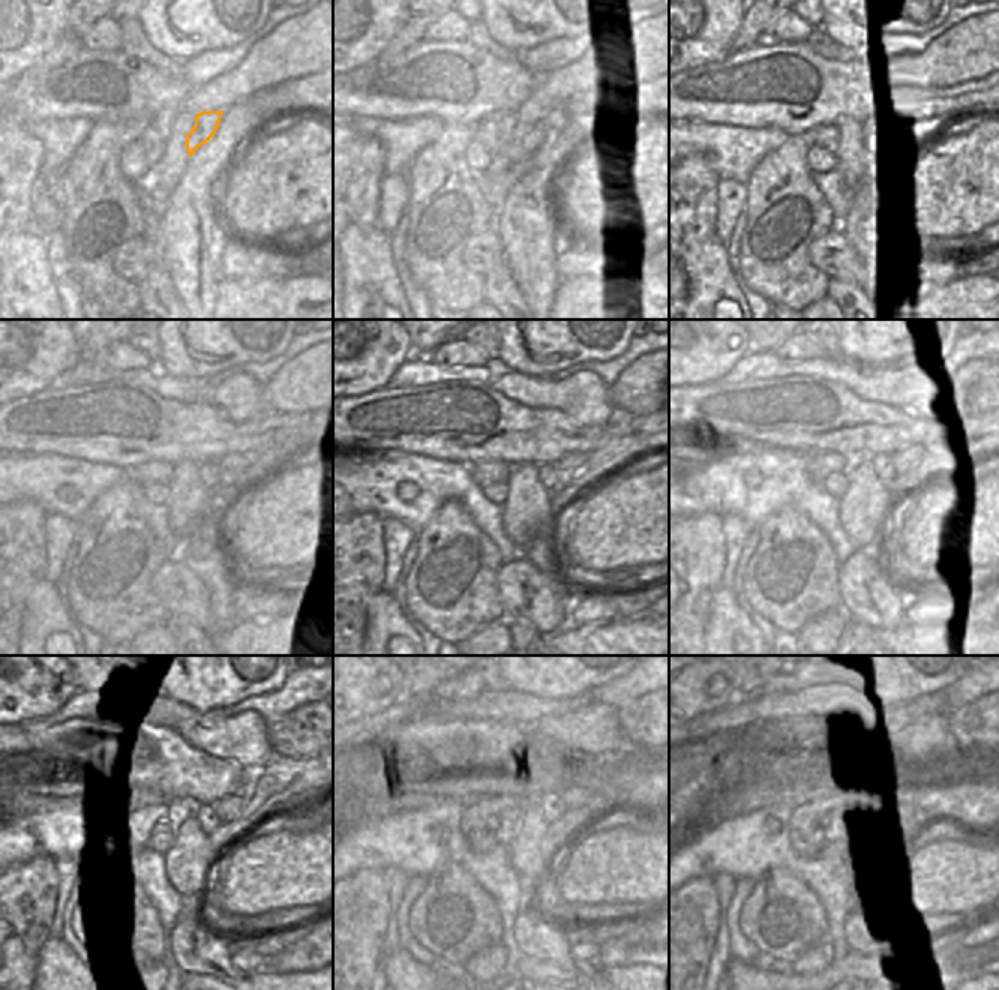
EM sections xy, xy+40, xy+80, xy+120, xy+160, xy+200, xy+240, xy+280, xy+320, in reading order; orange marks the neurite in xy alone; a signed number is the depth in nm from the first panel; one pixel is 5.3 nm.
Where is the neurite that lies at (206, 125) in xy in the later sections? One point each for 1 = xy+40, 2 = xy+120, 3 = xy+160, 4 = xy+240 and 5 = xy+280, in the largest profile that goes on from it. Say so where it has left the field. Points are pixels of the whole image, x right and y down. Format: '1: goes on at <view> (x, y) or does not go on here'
1: goes on at xy+40 (531, 138)
2: goes on at xy+120 (209, 473)
3: goes on at xy+160 (546, 471)
4: goes on at xy+240 (213, 806)
5: goes on at xy+280 (551, 804)

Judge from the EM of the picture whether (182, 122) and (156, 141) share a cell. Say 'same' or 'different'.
different

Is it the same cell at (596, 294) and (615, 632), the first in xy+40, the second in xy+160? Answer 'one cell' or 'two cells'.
one cell

